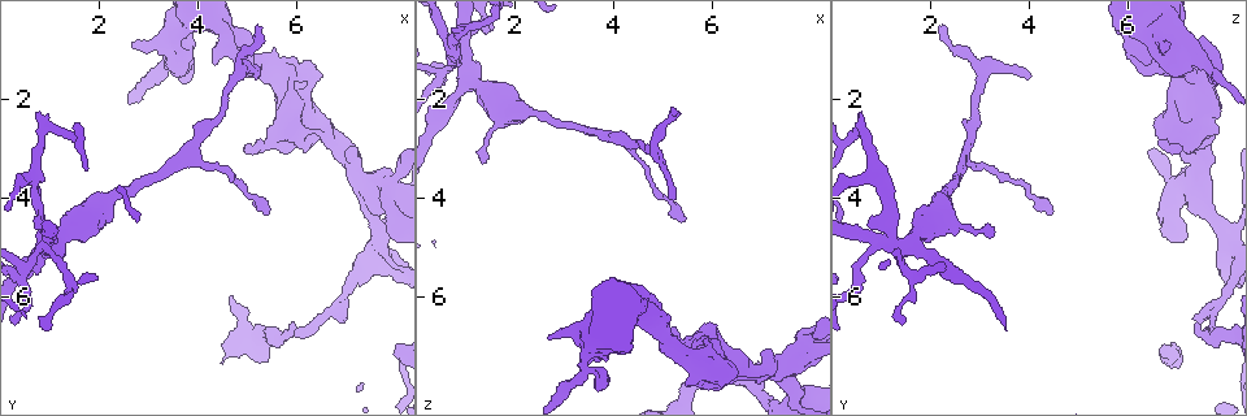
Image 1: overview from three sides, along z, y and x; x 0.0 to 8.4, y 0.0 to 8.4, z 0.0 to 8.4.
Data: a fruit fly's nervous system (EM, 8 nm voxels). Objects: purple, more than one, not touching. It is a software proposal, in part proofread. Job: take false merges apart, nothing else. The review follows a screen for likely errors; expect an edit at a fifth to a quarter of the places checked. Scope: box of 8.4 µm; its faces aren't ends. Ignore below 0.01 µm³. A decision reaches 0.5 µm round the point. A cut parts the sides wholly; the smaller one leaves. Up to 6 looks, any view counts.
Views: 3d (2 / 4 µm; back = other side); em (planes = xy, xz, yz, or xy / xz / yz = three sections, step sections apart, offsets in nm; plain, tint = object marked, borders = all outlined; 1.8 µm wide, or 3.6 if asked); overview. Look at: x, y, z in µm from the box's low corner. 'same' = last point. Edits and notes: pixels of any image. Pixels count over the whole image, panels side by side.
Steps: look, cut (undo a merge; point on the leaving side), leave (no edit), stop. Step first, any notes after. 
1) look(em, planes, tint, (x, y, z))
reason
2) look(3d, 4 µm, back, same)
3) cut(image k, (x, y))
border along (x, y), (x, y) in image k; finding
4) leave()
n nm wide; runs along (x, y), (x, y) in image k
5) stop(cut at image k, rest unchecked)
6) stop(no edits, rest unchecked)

look(3d, 4 µm, (0.95, 4.95, 1.20))
arms part here

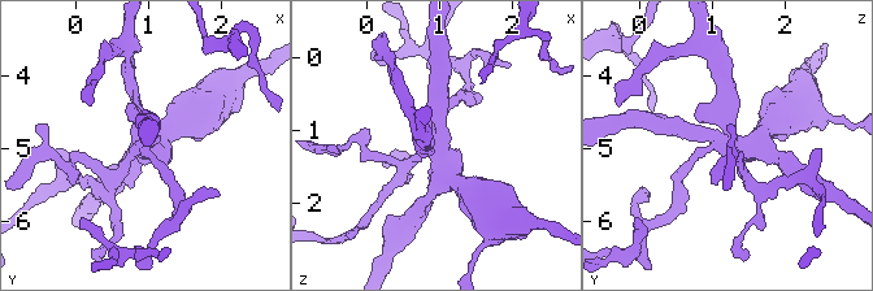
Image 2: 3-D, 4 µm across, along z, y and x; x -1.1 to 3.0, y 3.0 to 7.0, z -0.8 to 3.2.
look(em, xz, step 4, tint, (0.95, 4.90, 1.25))
need the tissue

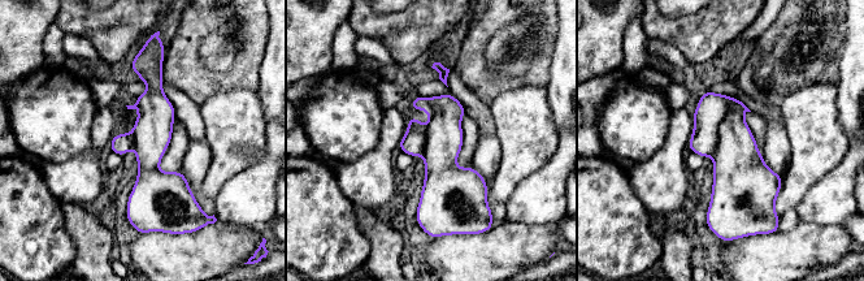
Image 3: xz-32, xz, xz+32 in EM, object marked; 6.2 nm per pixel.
look(em, planes, tint, same)

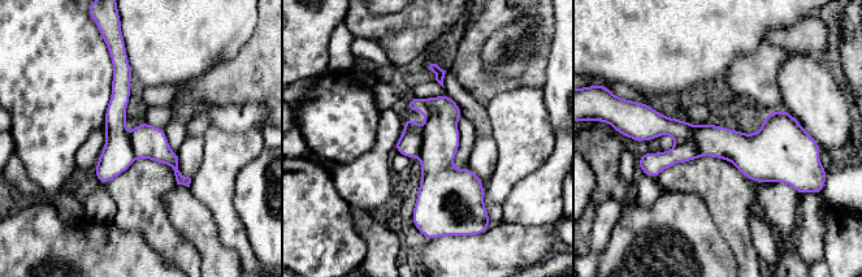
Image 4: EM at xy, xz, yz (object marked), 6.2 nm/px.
cut(image 4, (687, 151))
the part that leaves runs along (122, 65), (116, 158), (102, 180) in image 4; two neurons meet here

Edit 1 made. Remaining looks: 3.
look(3d, 4 µm, (5.85, 6.70, 7.50))
abrupt turn

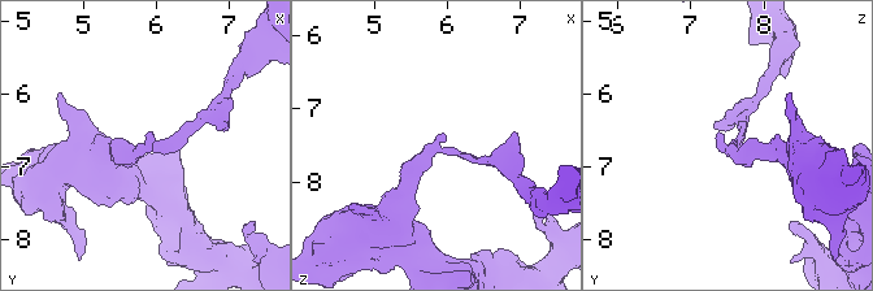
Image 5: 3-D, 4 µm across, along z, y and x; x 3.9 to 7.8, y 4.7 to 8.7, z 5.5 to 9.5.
look(em, planes, borders, (5.80, 6.75, 7.55))
arms of 170, 260 nm; shape alone is not enough

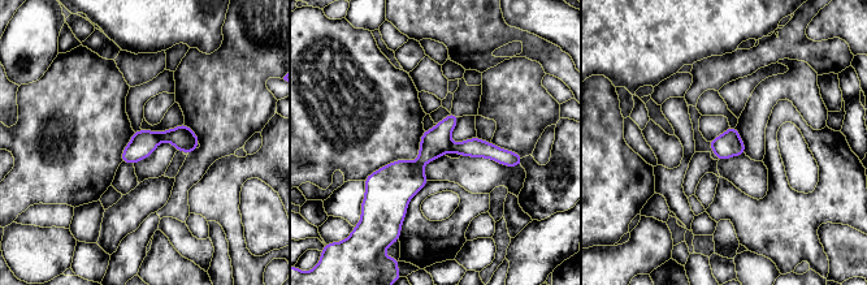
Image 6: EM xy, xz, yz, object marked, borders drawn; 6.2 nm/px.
cut(image 6, (436, 142))
border along (451, 143), (449, 151) in image 6; a second neuron is stuck on

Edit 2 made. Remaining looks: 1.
stop(cut at image 4, cut at image 6, rest unchecked)

